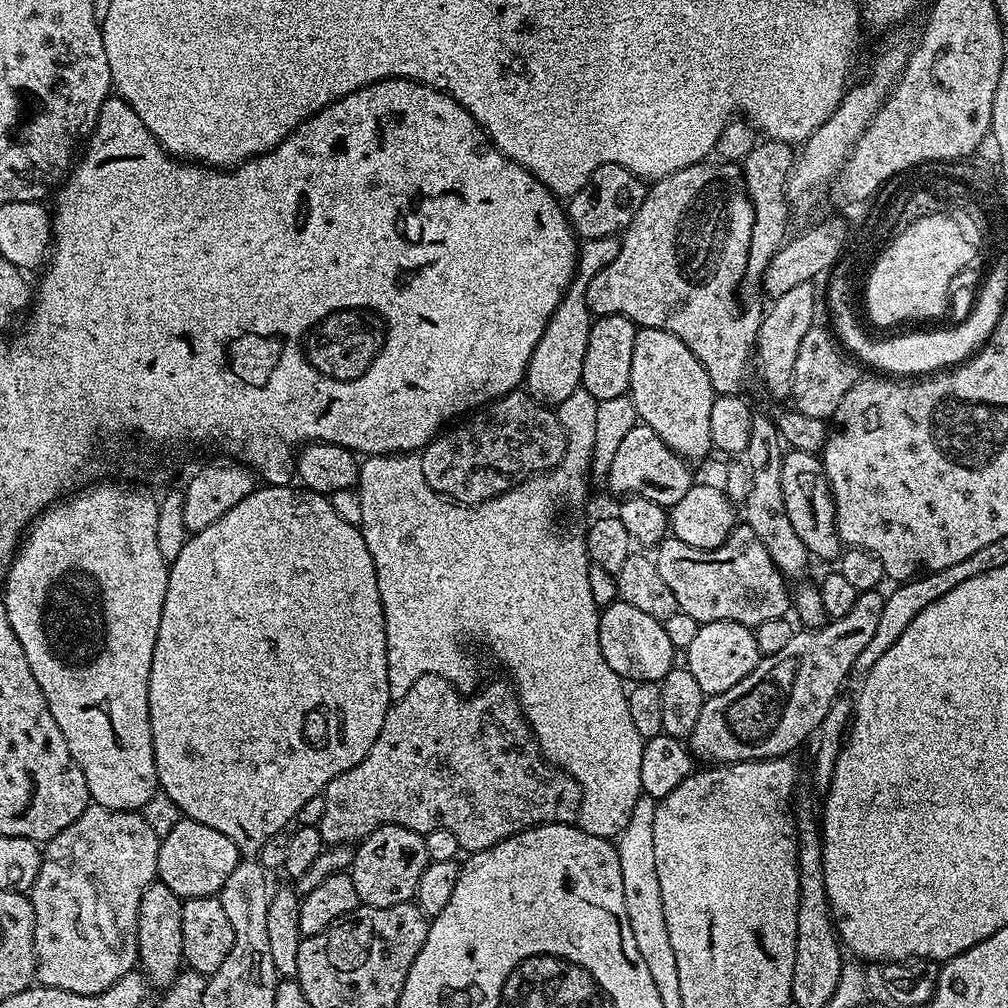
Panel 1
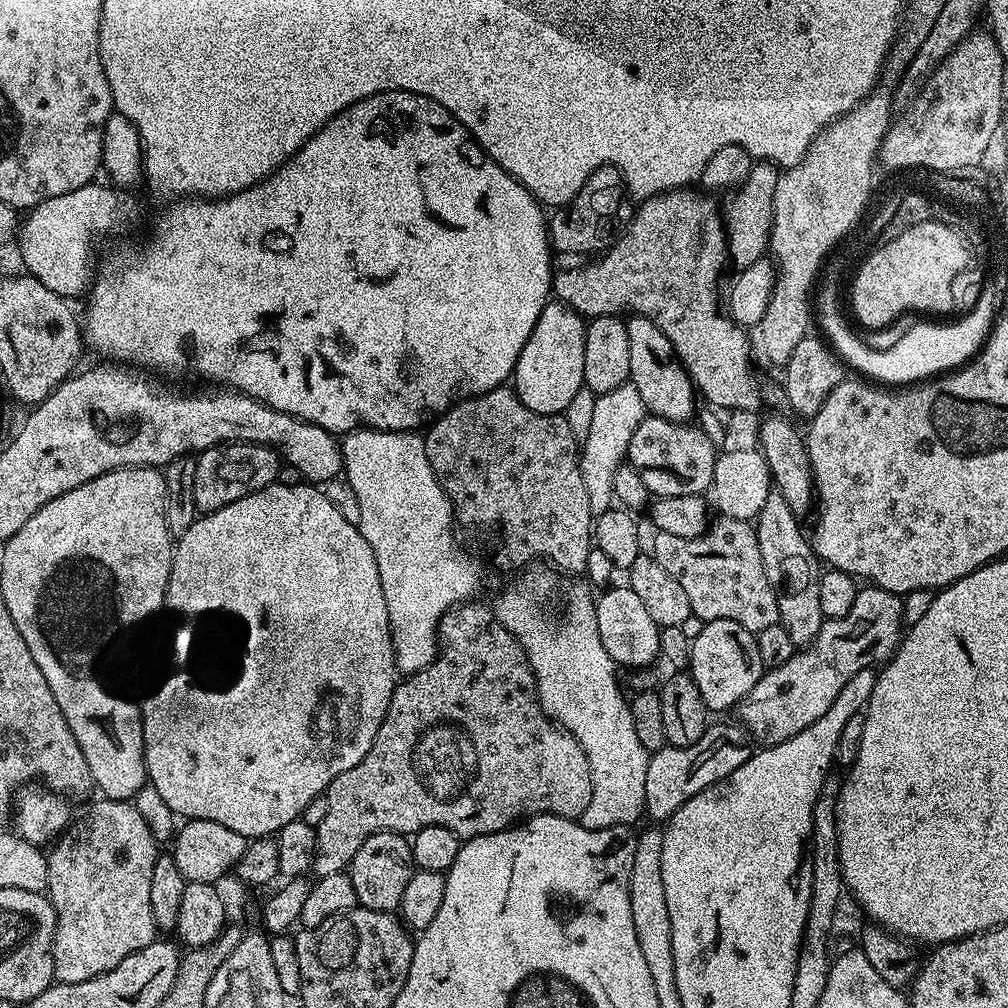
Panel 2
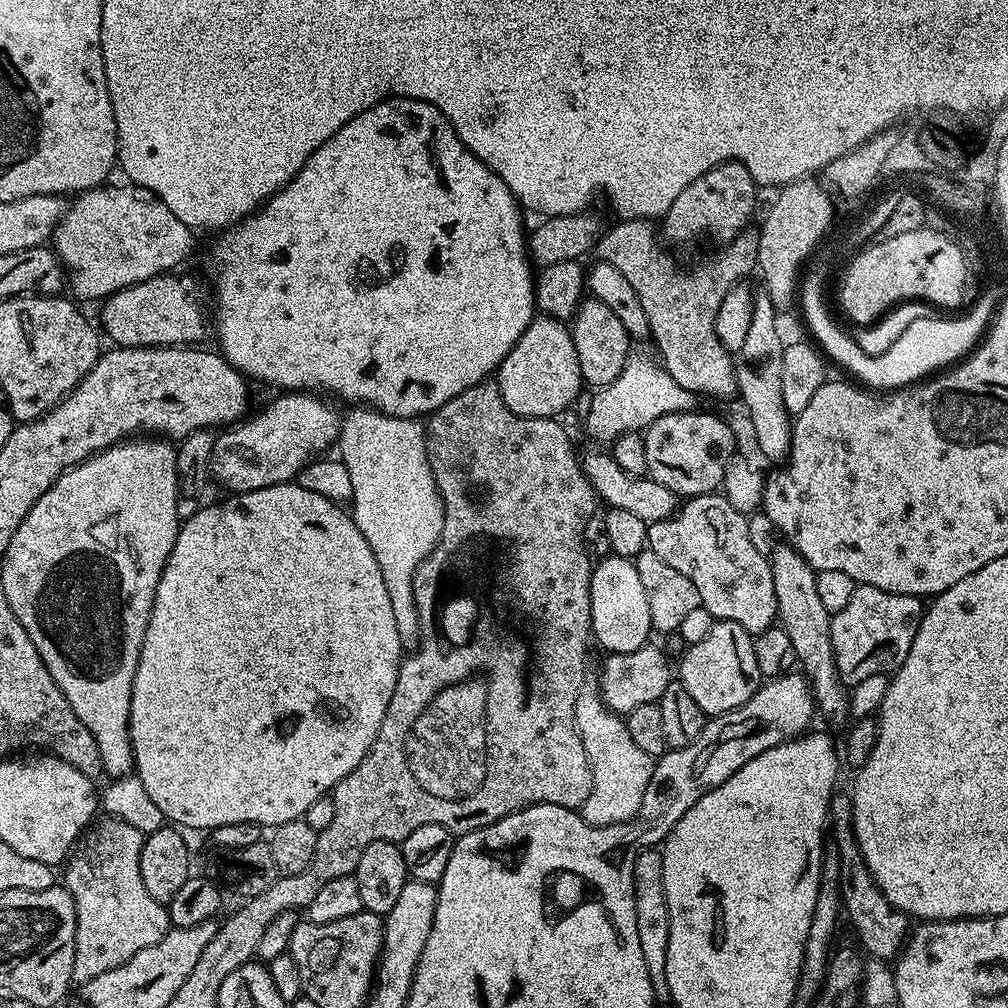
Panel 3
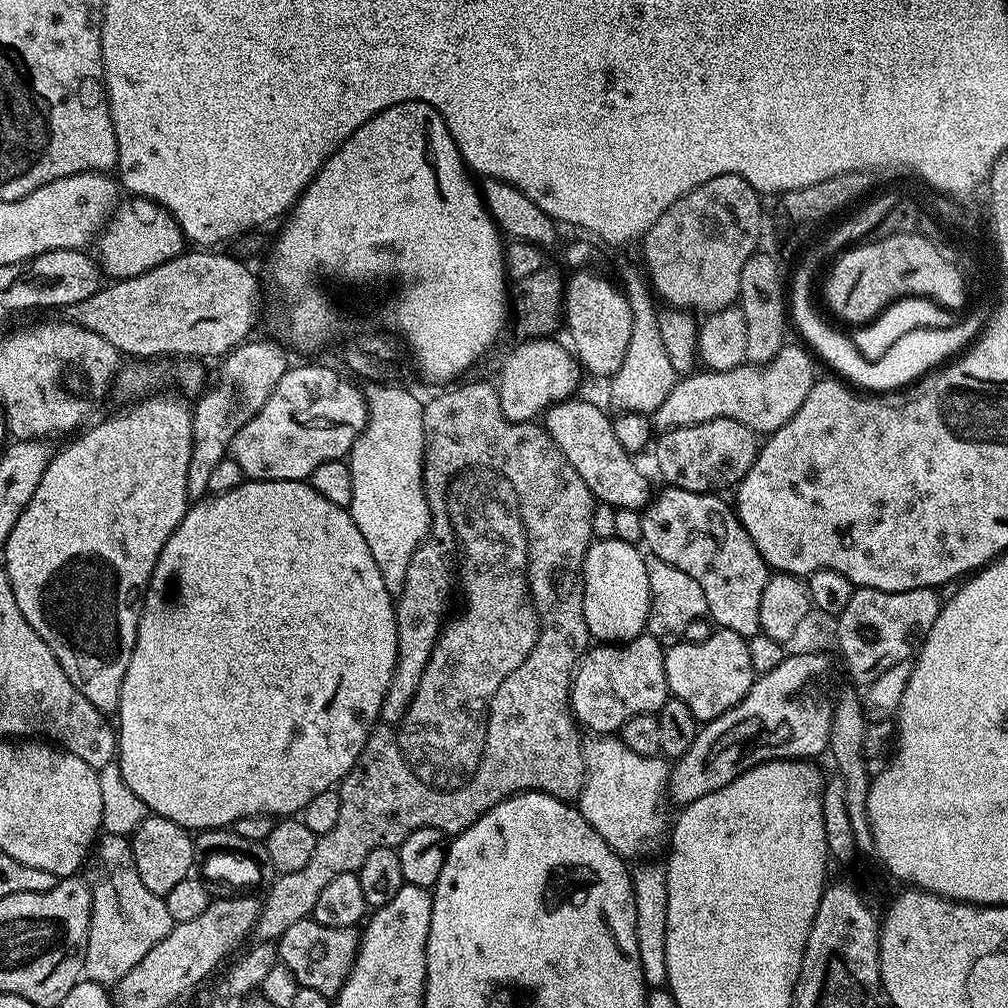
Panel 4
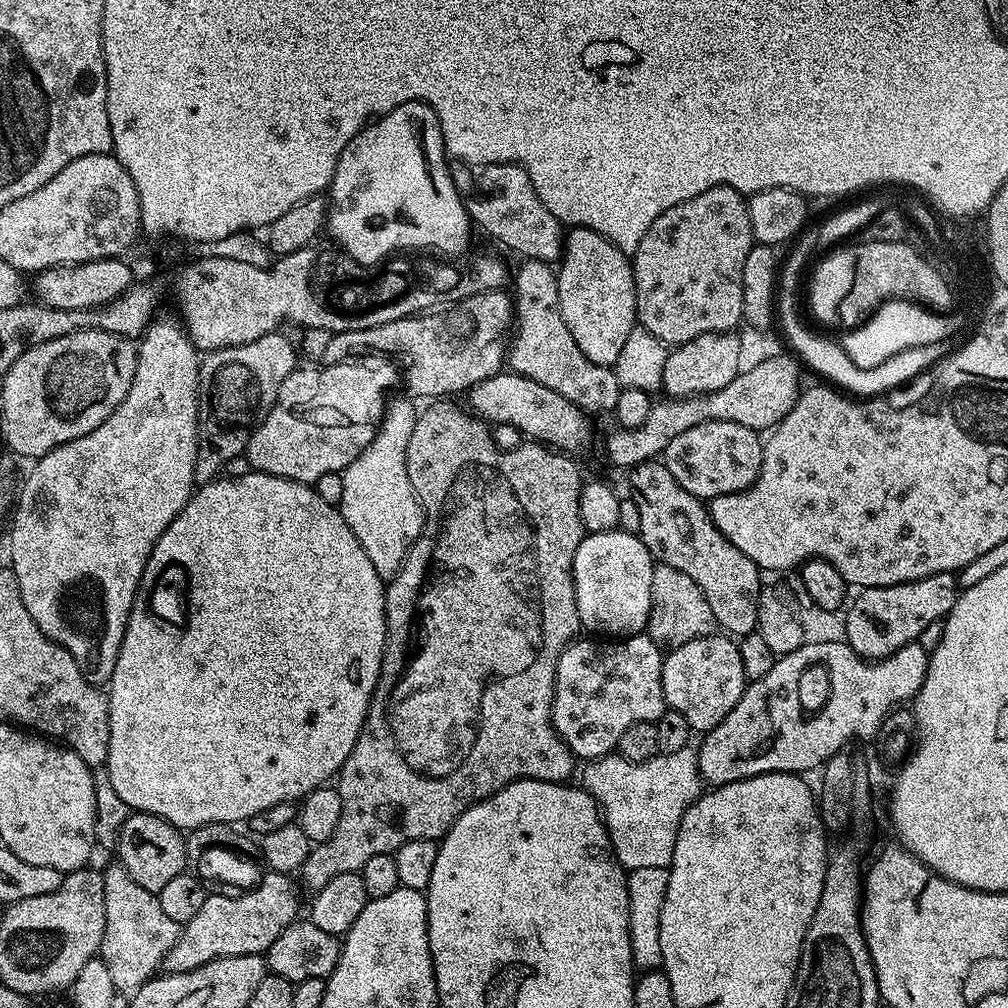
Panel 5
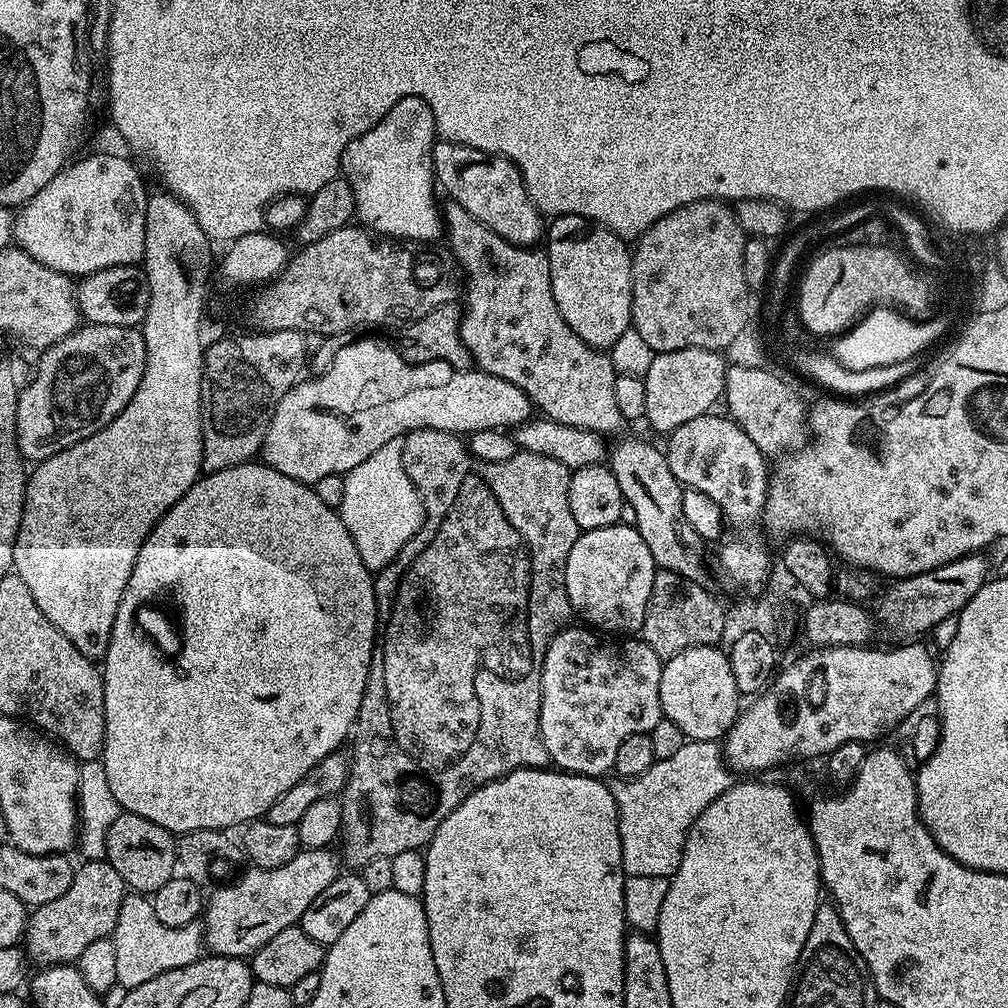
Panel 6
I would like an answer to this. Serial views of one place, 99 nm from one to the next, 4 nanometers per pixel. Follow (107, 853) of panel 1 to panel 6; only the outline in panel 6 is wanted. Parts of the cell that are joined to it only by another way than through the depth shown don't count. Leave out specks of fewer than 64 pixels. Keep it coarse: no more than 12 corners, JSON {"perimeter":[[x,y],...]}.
{"perimeter":[[125,895],[110,939],[116,983],[142,986],[190,966],[203,923],[162,926],[151,899]]}

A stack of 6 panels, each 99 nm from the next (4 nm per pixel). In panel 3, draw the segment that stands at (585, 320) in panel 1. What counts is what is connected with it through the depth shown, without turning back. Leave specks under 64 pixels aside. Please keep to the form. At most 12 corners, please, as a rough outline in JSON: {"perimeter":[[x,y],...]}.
{"perimeter":[[535,317],[496,371],[526,417],[561,415],[584,388],[571,329]]}

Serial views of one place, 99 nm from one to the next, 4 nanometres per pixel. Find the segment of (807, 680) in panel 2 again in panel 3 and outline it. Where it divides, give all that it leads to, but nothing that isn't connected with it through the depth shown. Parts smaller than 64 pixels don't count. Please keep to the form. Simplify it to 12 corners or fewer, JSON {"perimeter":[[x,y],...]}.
{"perimeter":[[862,584],[832,616],[845,685],[906,662],[921,597]]}

